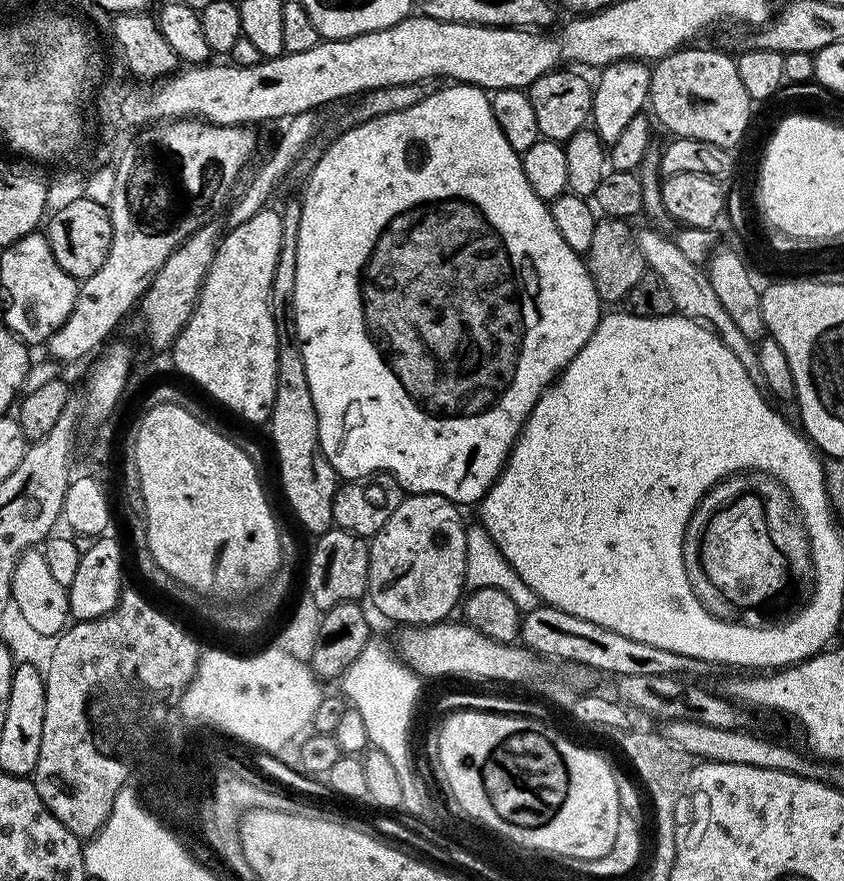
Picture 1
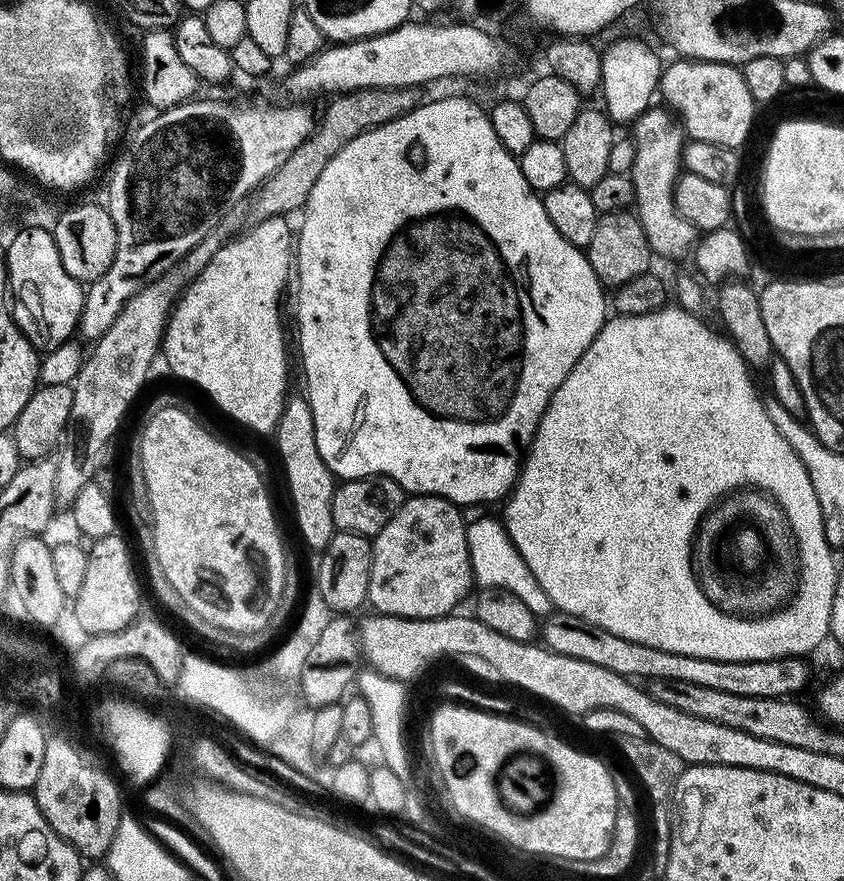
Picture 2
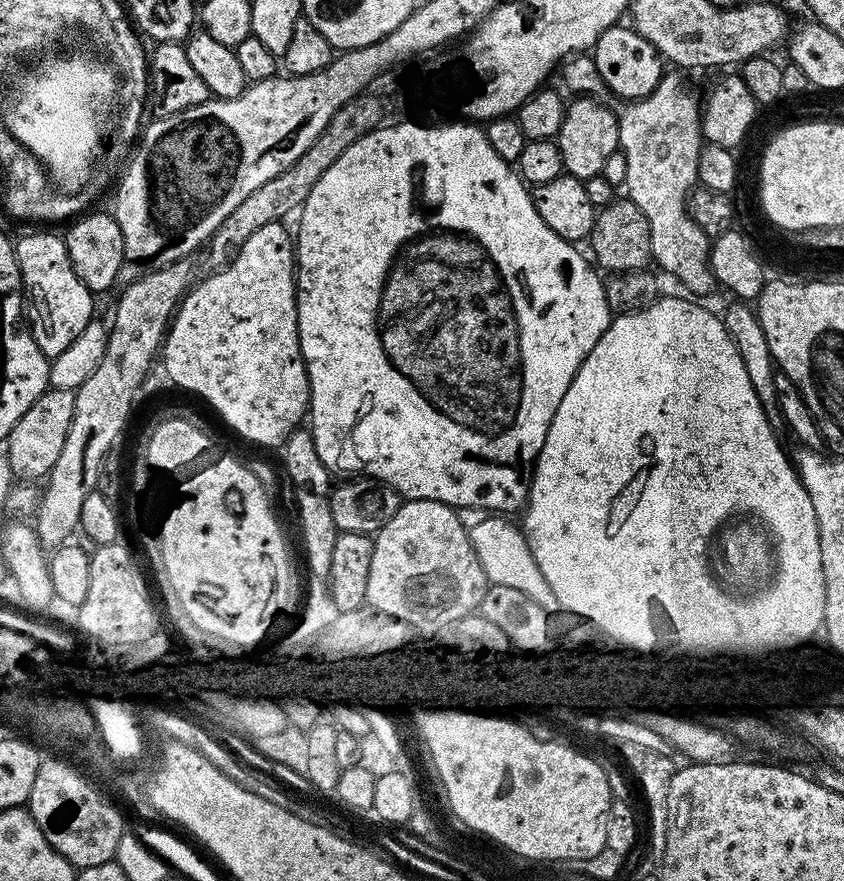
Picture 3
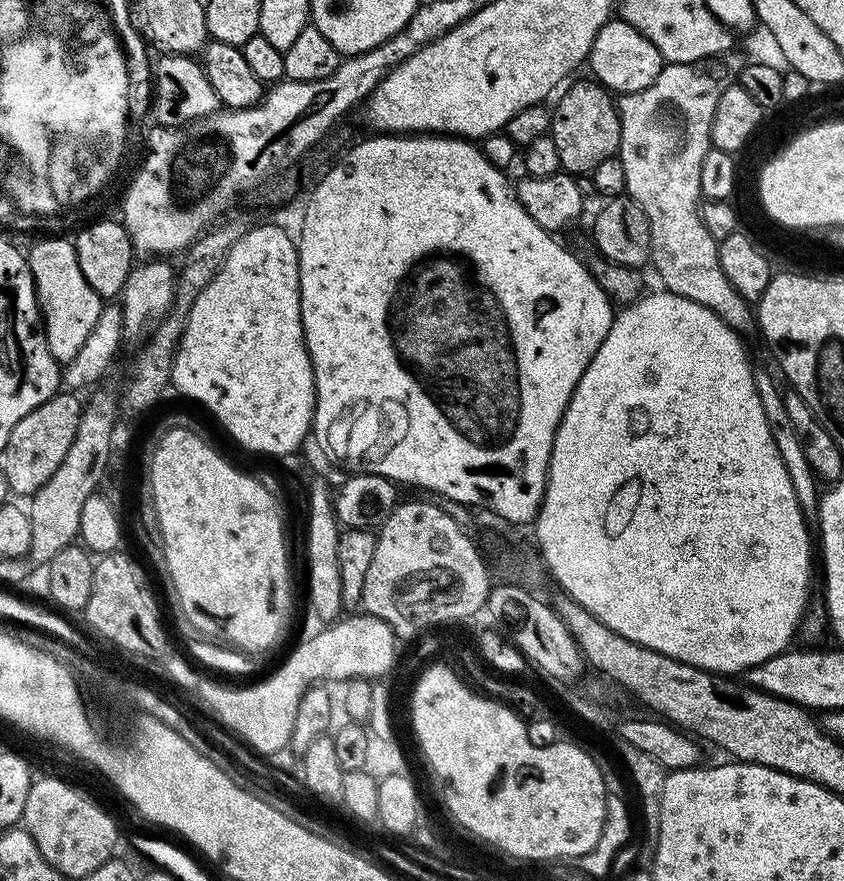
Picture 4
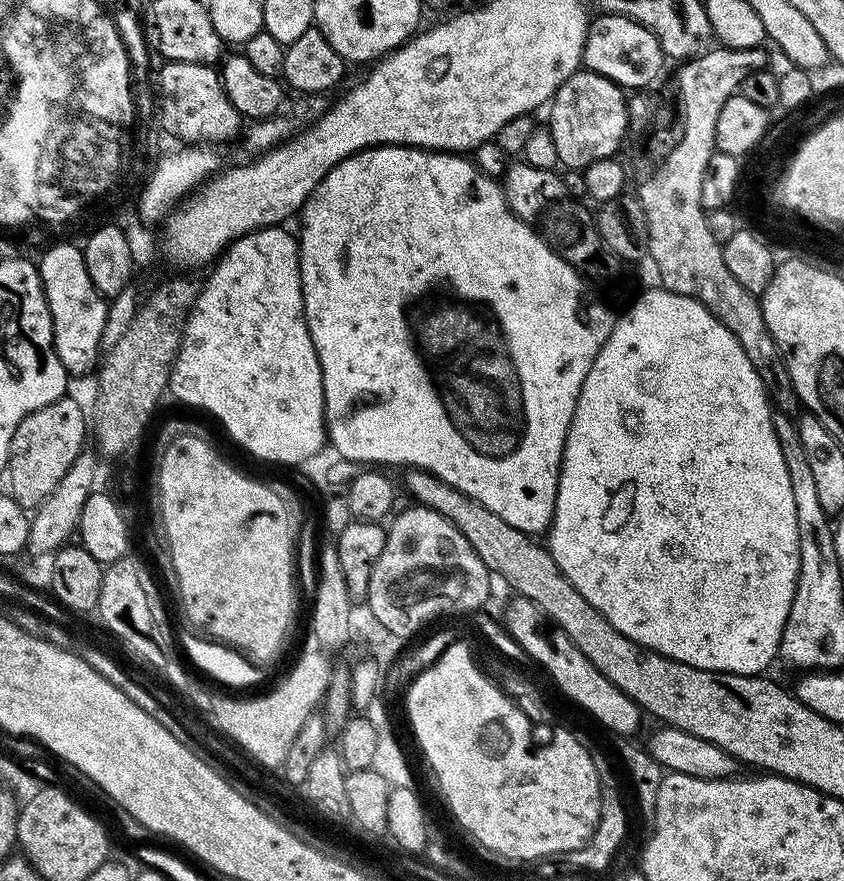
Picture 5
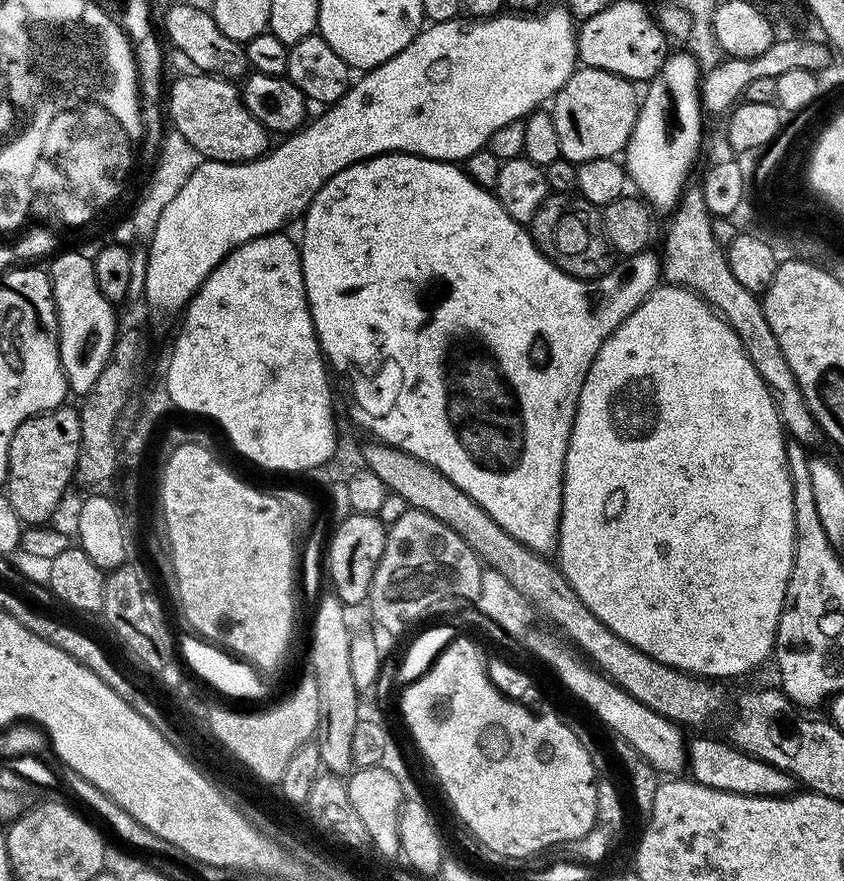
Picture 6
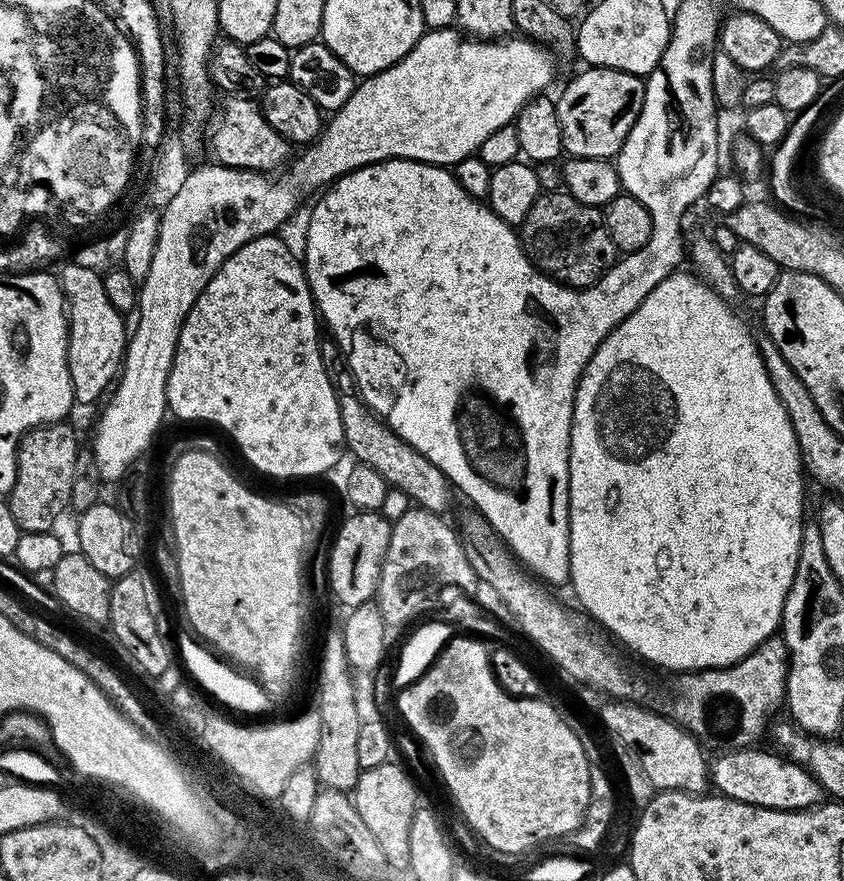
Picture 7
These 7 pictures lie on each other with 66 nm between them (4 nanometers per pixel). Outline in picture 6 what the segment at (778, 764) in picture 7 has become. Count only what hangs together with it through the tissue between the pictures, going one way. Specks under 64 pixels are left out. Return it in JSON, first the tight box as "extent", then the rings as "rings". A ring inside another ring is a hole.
{"extent":[687,738,794,796],"rings":[[[696,738],[687,743],[687,769],[689,775],[700,785],[751,796],[787,796],[793,791],[794,781],[790,774],[786,774],[760,759],[754,759],[731,743],[721,740]]]}

